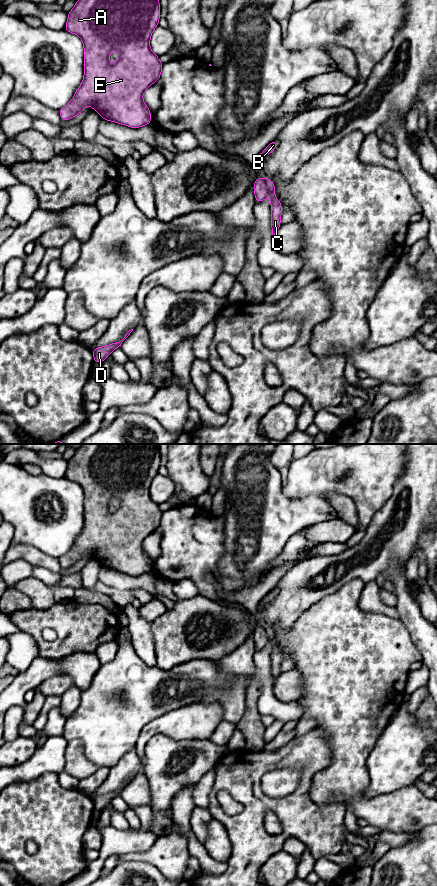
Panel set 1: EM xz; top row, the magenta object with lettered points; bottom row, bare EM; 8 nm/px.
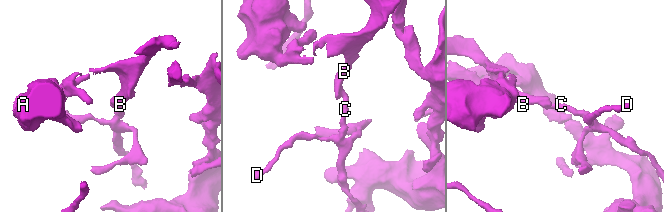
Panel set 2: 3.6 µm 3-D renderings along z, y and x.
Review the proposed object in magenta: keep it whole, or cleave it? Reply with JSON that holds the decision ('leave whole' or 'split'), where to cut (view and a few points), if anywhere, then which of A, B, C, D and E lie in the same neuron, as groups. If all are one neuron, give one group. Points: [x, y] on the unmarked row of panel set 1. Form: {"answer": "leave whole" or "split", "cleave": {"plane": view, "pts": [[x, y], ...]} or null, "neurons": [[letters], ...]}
{"answer": "split", "cleave": {"plane": "xz", "pts": [[264, 626], [268, 643]]}, "neurons": [["A", "B", "E"], ["C", "D"]]}

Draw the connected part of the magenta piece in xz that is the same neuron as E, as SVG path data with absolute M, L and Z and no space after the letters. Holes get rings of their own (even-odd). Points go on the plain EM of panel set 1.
M82 444L76 449L73 457L68 461L68 468L65 474L65 478L78 483L83 489L84 494L84 526L81 534L76 538L73 547L62 557L59 558L61 568L67 569L77 564L81 559L85 557L87 553L91 554L96 560L98 560L102 567L107 569L113 569L122 573L126 573L132 576L139 576L150 572L151 561L149 556L143 549L143 541L157 528L160 527L163 512L160 510L159 505L155 503L150 497L150 485L154 477L158 474L160 467L160 452L158 444ZM113 498L118 499L118 508L114 512L109 511L109 503Z

